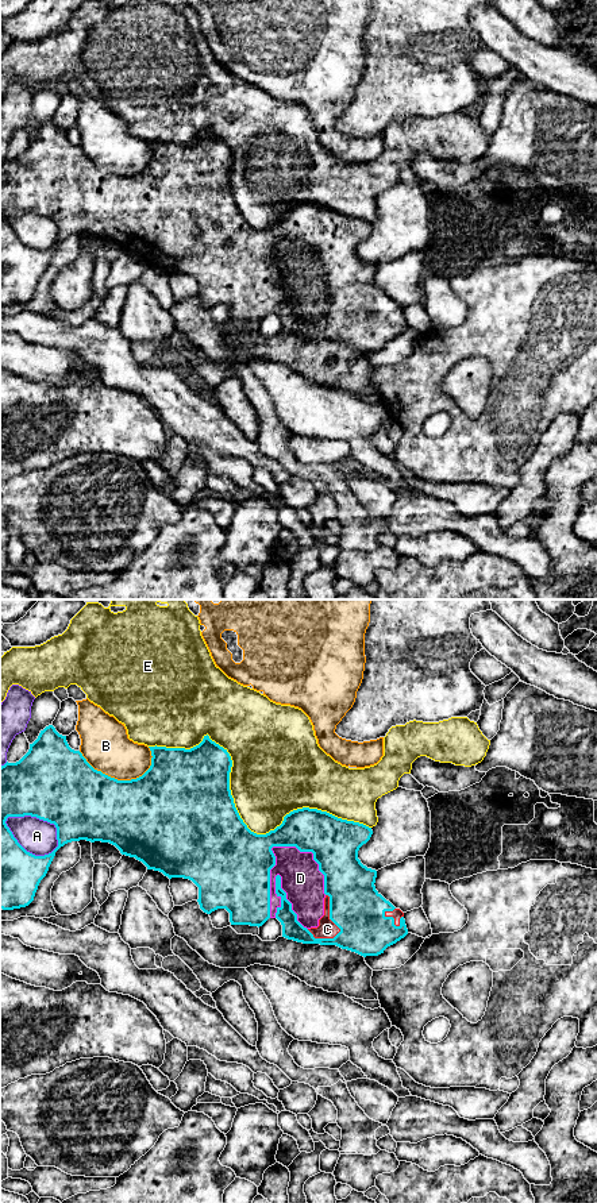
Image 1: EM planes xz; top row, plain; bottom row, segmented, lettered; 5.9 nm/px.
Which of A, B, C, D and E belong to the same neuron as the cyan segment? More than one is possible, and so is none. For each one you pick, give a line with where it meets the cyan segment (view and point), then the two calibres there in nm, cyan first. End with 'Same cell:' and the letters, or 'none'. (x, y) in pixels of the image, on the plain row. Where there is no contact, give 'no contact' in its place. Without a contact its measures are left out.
C: contact xz (335, 319); calibres 320 and 110 nm
D: contact xz (274, 258); calibres 460 and 240 nm
Same cell: C, D

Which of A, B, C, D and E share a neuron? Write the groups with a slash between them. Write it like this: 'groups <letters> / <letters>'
groups A / B / C D / E

